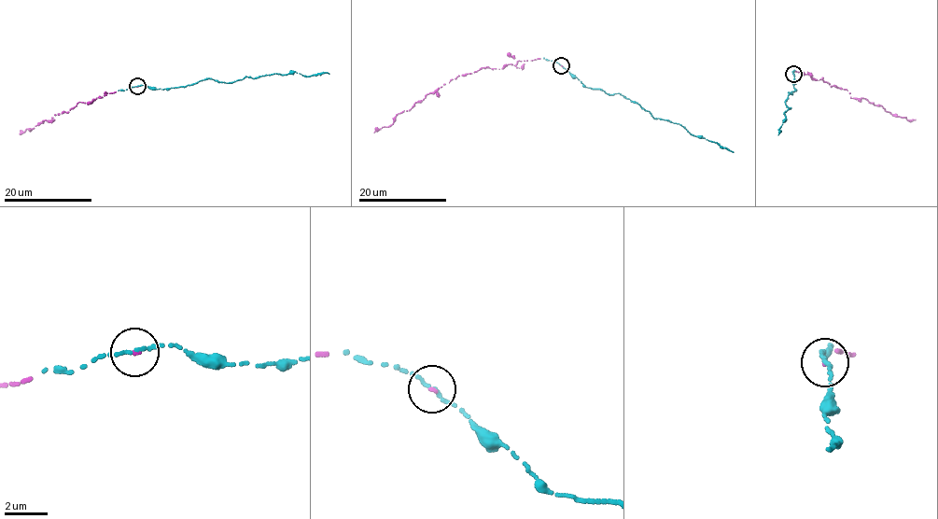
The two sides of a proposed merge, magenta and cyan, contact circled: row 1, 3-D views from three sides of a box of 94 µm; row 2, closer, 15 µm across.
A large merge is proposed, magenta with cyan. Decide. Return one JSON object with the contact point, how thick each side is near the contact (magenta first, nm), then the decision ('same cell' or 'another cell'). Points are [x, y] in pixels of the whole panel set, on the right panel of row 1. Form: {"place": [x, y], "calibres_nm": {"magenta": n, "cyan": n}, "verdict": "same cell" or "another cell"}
{"place": [793, 74], "calibres_nm": {"magenta": 110, "cyan": 220}, "verdict": "same cell"}

